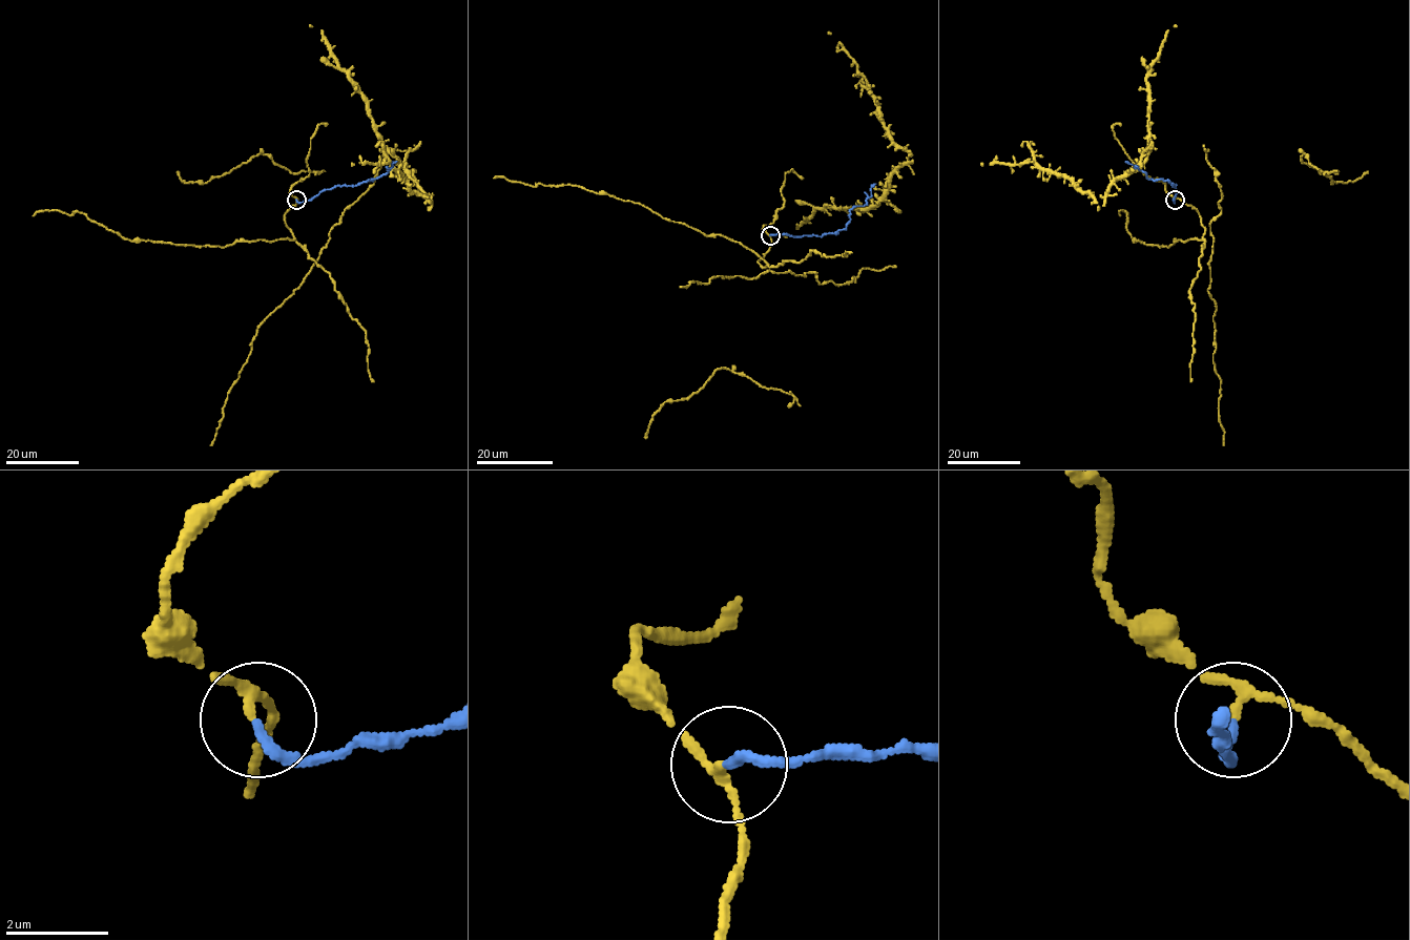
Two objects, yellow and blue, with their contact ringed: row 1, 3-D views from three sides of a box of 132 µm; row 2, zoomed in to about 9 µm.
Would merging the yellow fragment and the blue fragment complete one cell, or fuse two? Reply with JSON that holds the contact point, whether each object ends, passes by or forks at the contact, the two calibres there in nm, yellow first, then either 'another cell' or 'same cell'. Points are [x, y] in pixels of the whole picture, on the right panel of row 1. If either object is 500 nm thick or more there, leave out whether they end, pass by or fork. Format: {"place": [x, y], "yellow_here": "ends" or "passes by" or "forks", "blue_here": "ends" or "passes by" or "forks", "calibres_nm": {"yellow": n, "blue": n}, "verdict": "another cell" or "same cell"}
{"place": [1175, 200], "yellow_here": "passes by", "blue_here": "ends", "calibres_nm": {"yellow": 150, "blue": 190}, "verdict": "another cell"}

